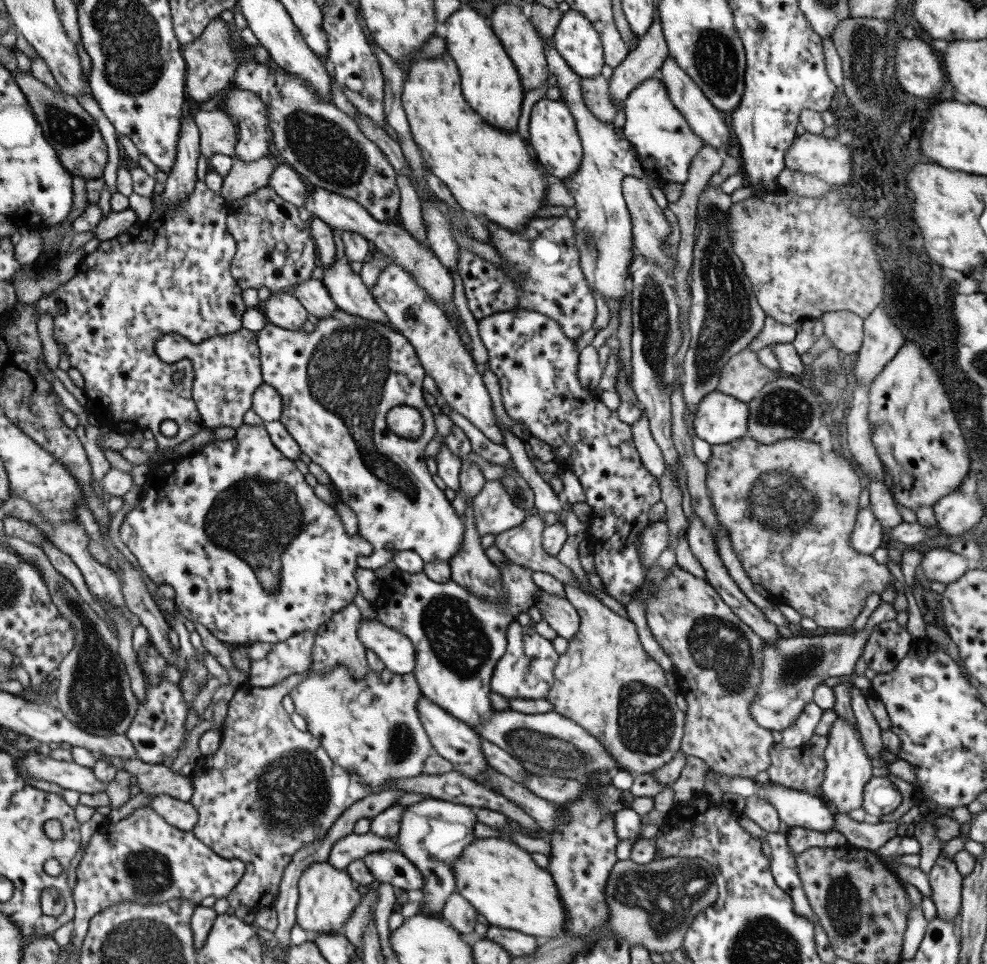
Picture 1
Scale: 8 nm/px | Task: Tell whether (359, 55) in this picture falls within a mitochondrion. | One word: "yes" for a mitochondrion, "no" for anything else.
no

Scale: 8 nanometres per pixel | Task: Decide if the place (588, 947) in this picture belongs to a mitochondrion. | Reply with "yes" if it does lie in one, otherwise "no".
no

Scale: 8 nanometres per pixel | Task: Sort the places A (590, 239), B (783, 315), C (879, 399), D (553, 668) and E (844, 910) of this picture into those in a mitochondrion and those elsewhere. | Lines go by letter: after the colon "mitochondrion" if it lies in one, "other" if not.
A: mitochondrion
B: other
C: other
D: other
E: mitochondrion

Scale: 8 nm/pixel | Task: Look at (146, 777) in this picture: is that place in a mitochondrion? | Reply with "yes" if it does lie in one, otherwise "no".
no

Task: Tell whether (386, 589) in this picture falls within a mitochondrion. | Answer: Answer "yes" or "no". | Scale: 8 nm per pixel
no

